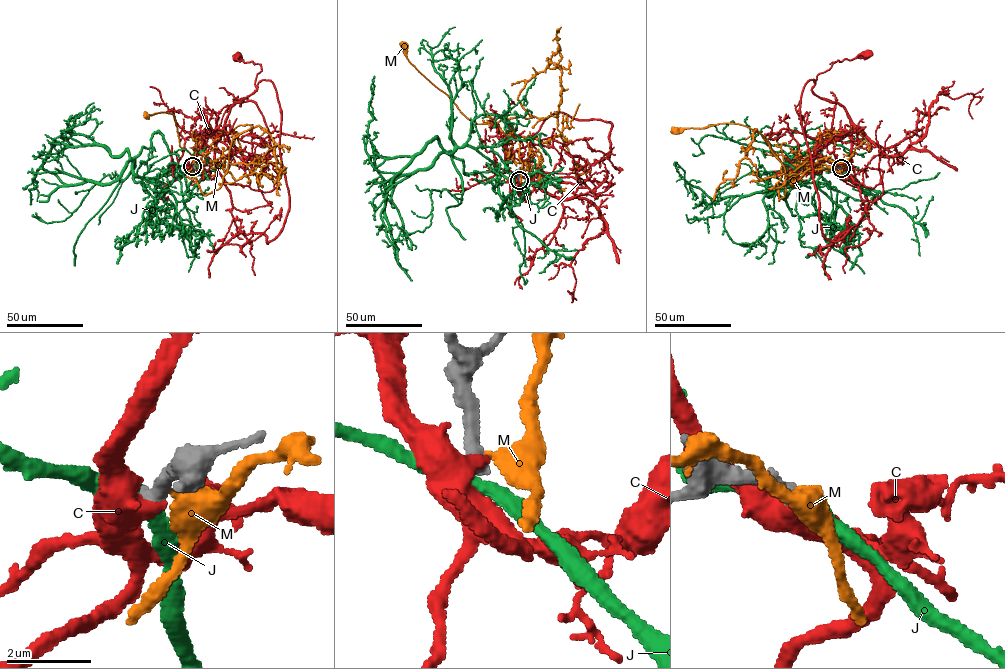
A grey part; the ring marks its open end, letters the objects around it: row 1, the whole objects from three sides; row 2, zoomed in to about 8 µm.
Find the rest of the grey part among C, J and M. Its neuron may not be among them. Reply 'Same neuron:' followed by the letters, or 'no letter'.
Same neuron: no letter

